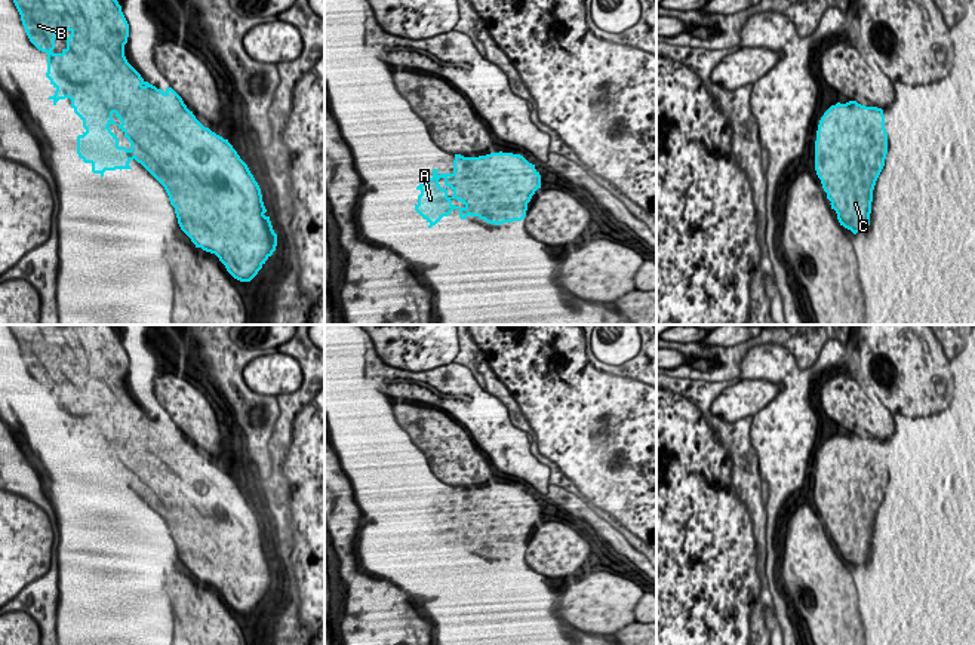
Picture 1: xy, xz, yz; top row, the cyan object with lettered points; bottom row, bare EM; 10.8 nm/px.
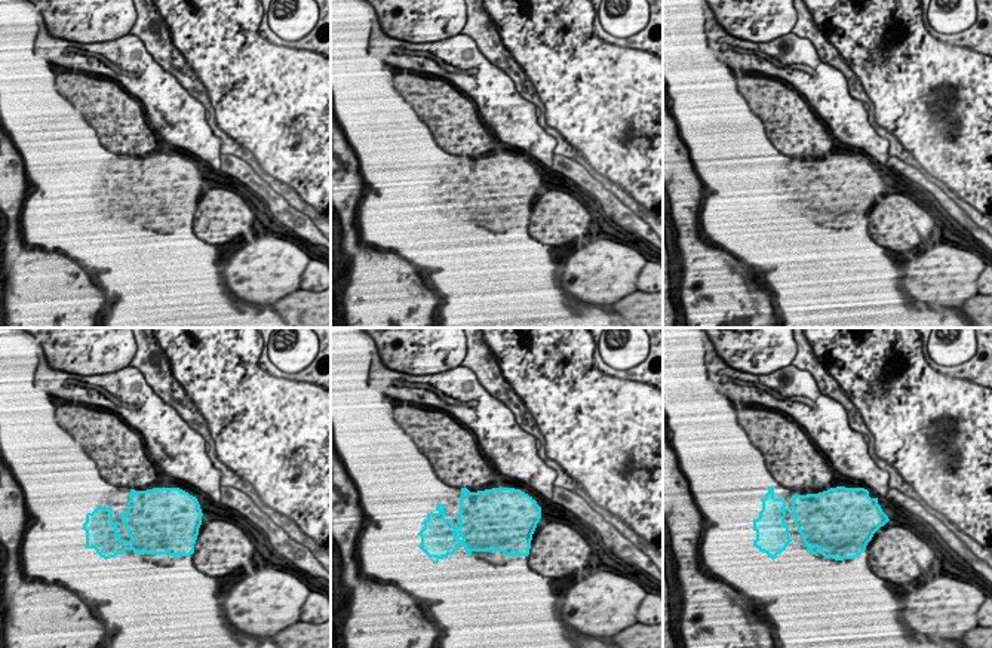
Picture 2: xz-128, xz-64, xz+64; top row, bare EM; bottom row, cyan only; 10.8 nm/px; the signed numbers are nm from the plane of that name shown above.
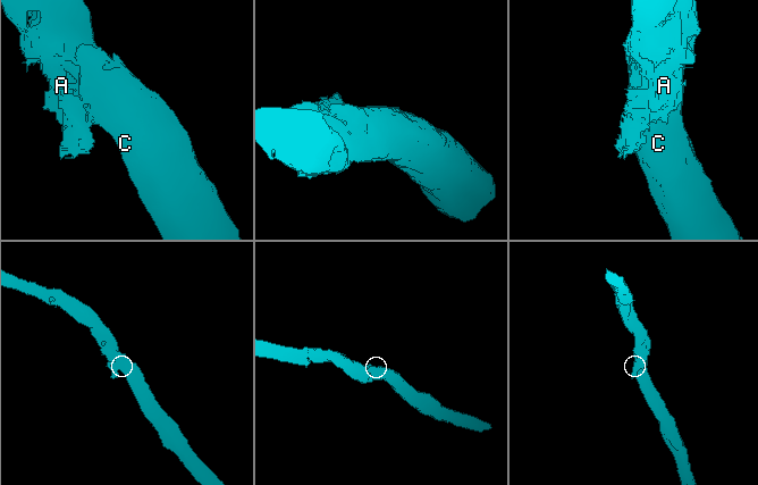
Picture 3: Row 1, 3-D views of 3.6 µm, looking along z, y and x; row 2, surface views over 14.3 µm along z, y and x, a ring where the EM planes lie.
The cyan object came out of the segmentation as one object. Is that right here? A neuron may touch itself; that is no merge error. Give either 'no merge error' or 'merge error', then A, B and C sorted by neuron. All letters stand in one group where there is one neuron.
no merge error; groups A B C

